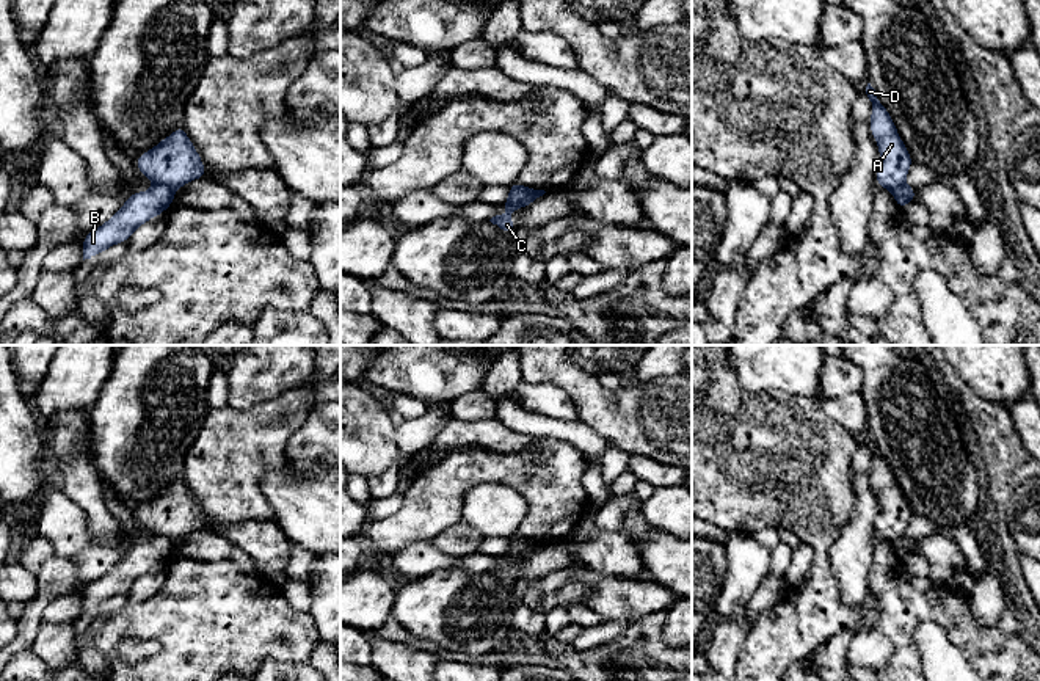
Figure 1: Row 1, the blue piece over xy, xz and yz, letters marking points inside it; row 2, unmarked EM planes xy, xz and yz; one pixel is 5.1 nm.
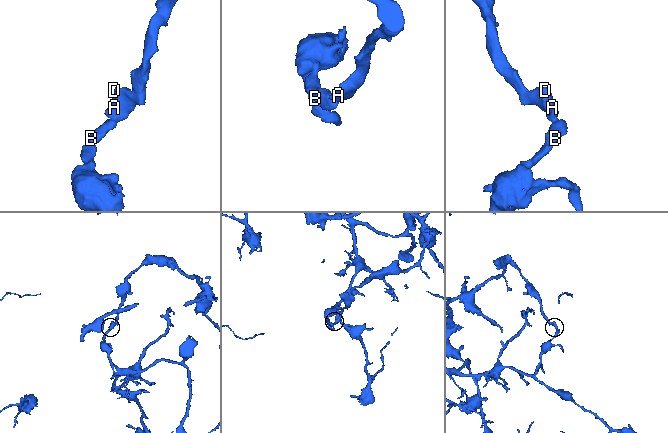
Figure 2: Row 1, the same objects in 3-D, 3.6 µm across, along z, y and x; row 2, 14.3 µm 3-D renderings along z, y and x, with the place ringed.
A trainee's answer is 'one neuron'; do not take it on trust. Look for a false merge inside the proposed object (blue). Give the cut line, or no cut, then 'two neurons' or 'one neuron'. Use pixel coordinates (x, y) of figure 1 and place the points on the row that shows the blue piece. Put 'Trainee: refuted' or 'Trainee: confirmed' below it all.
cut xy (156, 182), (165, 184), (173, 190); two neurons
Trainee: refuted

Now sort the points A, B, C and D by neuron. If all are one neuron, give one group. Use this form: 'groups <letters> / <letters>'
groups A D / B C

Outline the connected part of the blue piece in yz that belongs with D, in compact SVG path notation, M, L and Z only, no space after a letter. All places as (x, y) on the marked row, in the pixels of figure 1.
M871 83L866 86L866 94L872 104L869 126L880 151L875 179L880 187L893 193L897 187L905 185L913 158Z

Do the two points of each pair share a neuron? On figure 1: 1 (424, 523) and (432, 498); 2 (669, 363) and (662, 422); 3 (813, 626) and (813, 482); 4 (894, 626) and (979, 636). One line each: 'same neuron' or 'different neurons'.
1: same neuron
2: different neurons
3: same neuron
4: same neuron

